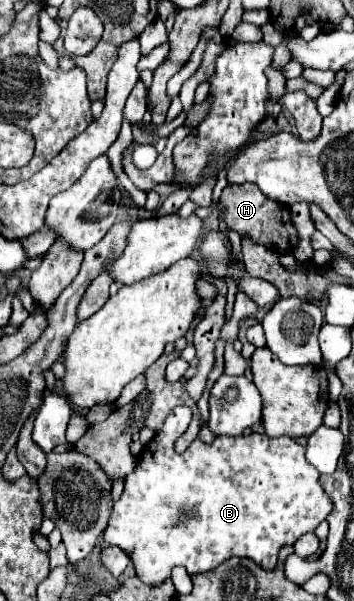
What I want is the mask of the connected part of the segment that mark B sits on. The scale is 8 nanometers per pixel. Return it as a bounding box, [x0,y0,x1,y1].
[104,407,332,585]

